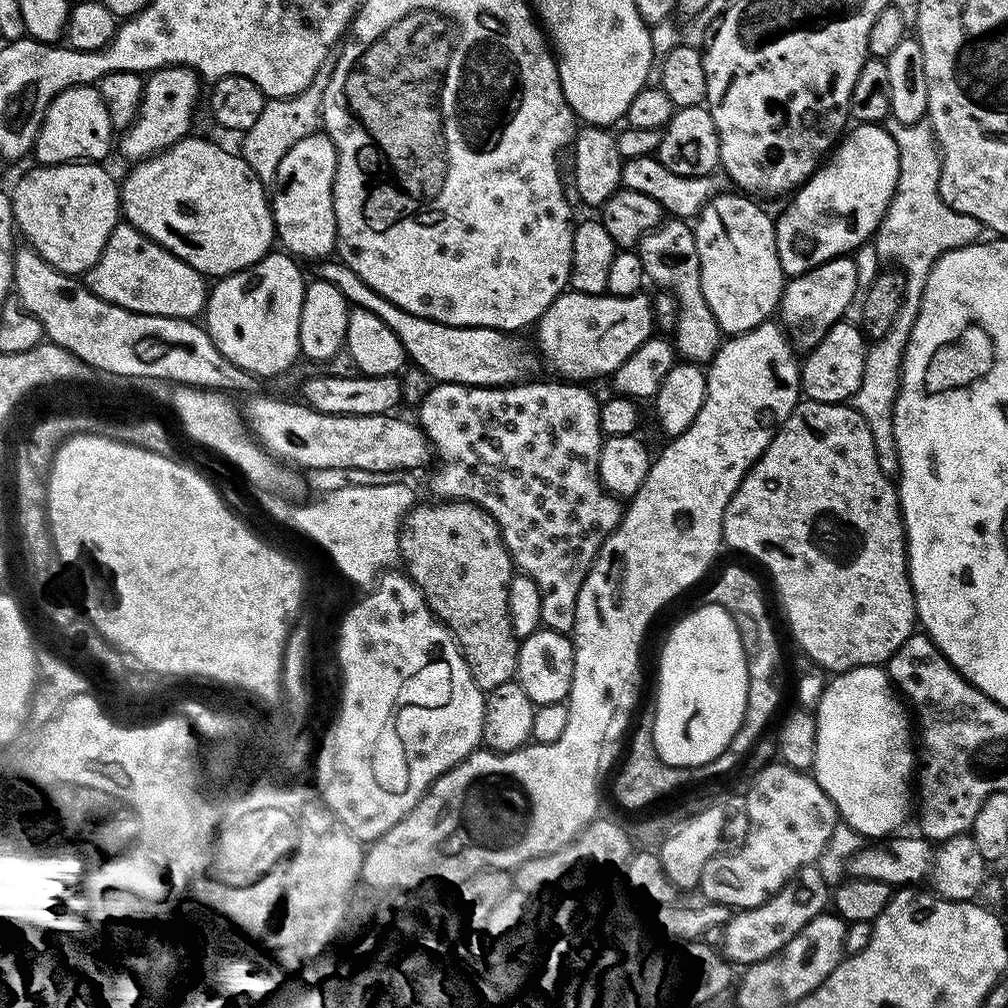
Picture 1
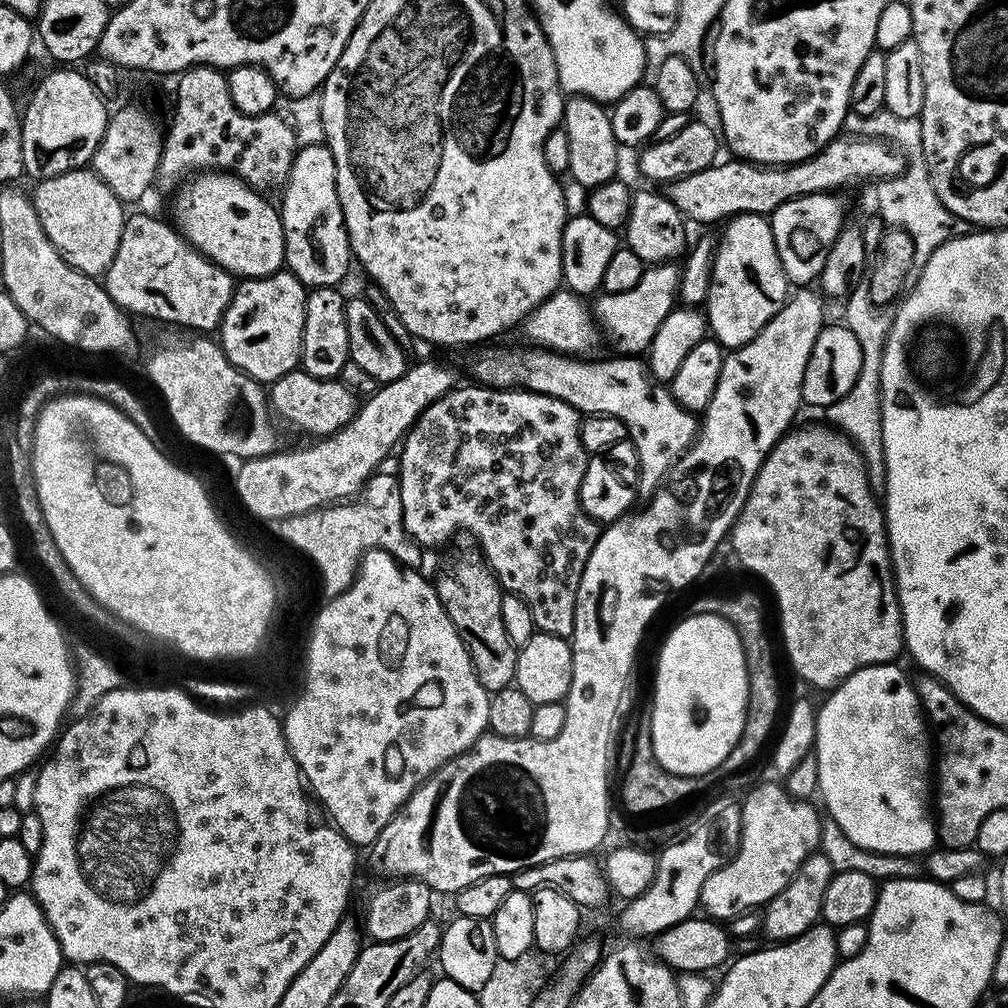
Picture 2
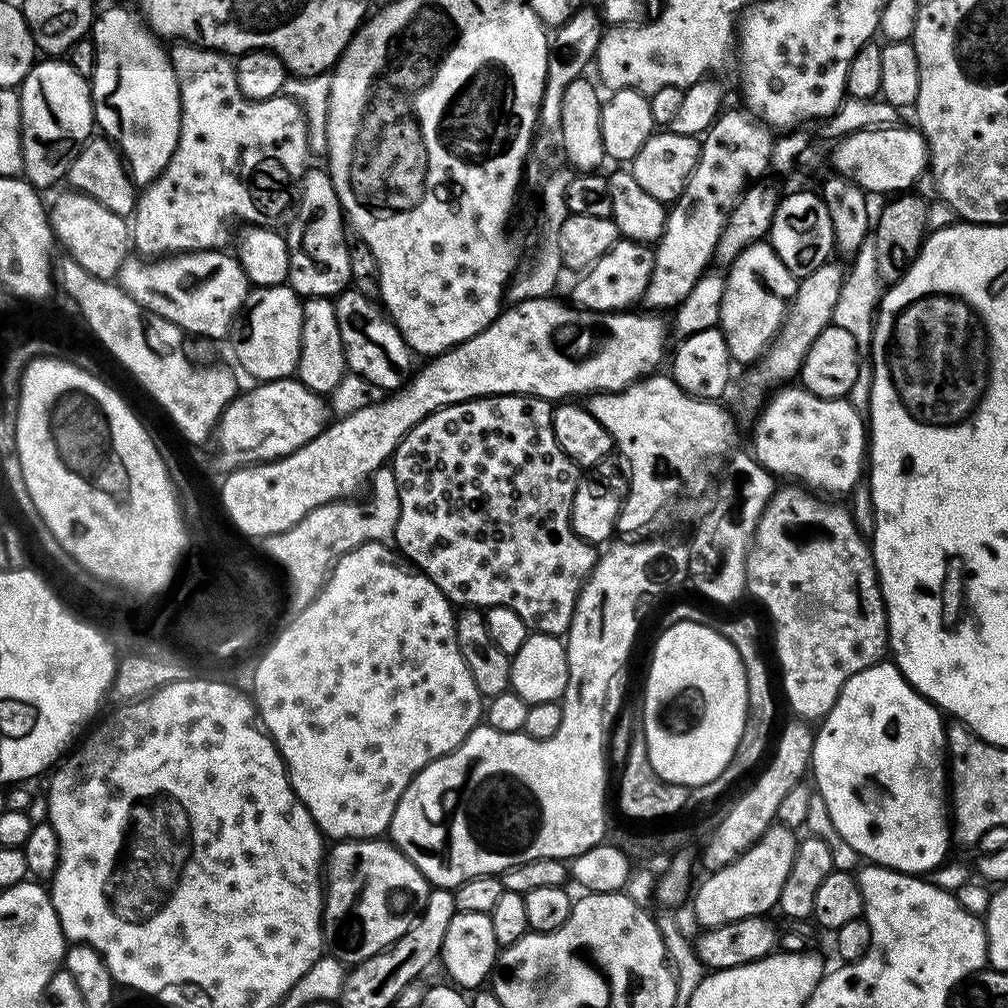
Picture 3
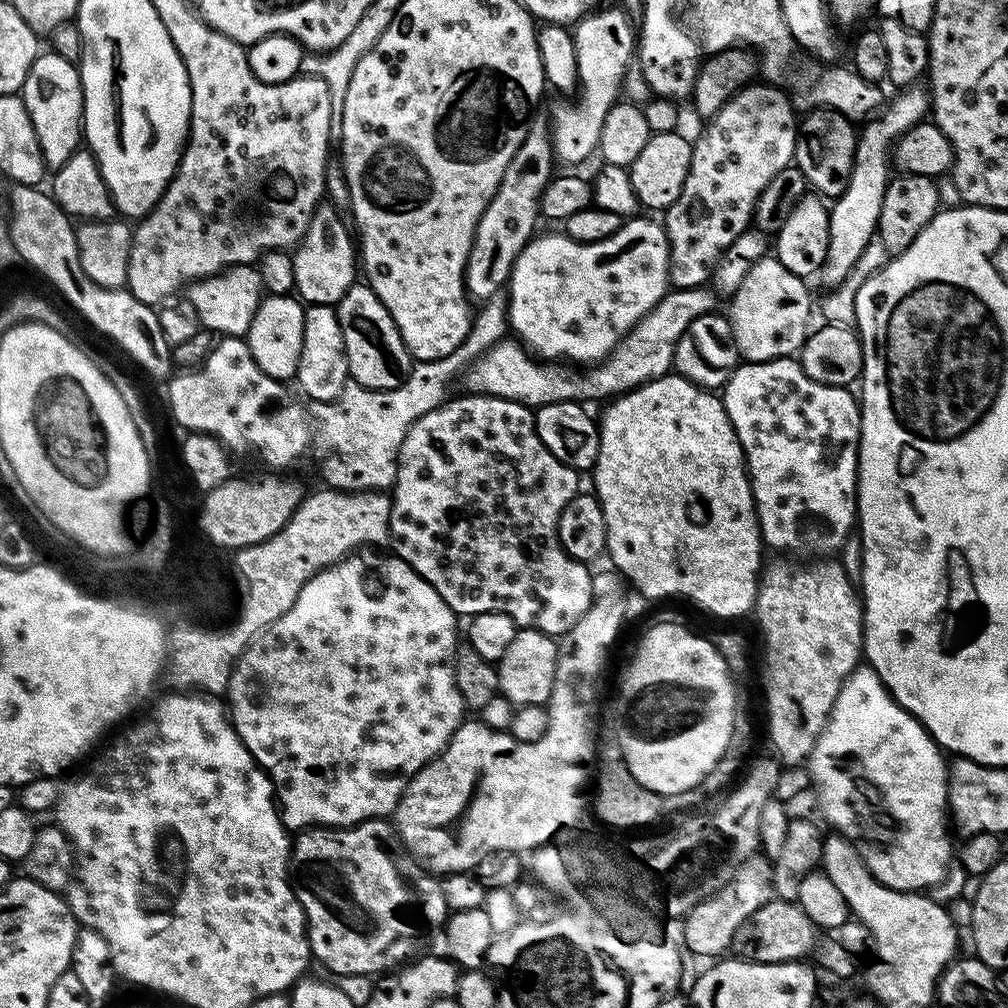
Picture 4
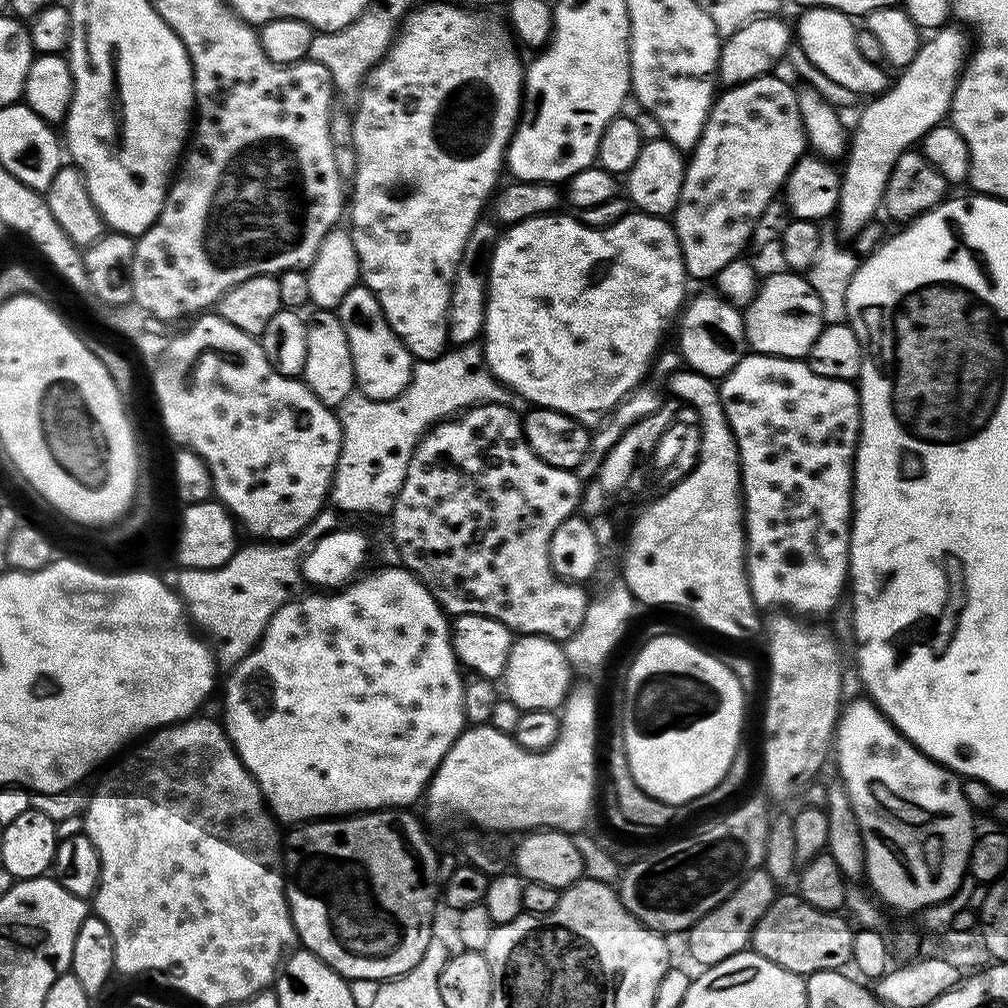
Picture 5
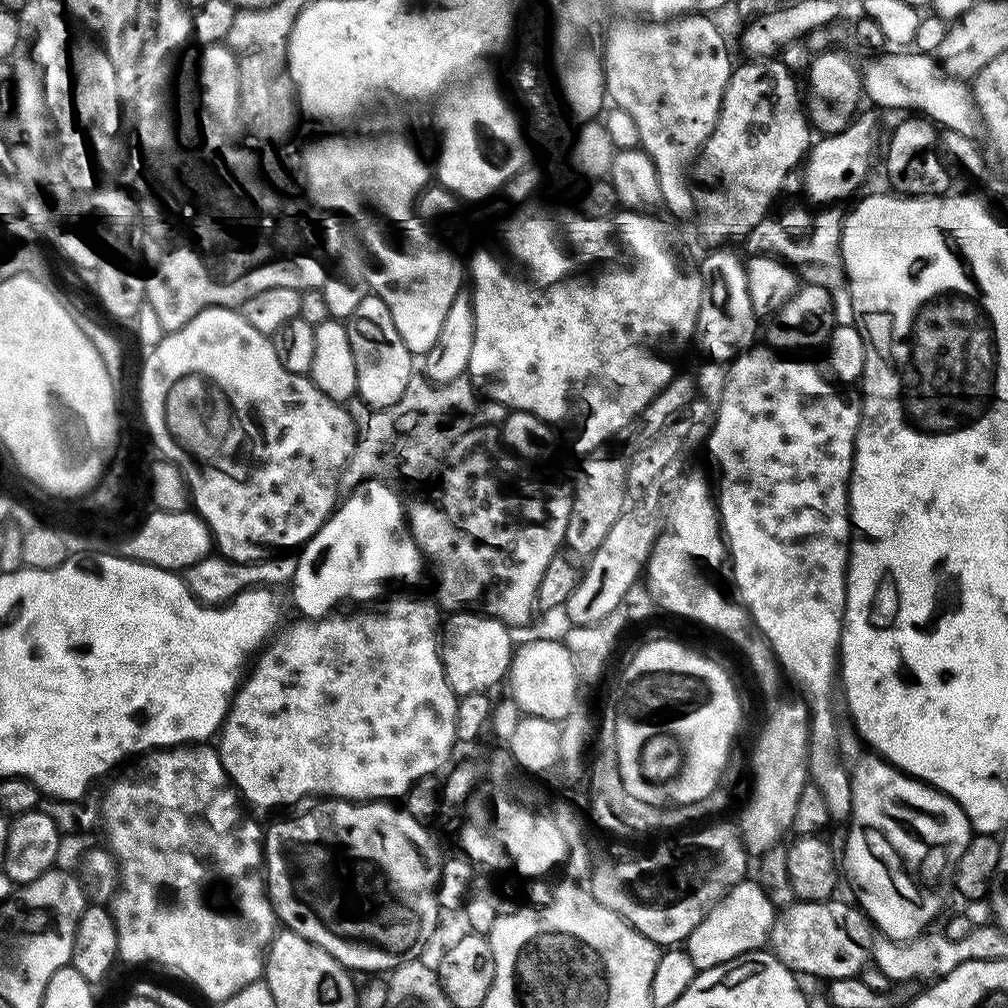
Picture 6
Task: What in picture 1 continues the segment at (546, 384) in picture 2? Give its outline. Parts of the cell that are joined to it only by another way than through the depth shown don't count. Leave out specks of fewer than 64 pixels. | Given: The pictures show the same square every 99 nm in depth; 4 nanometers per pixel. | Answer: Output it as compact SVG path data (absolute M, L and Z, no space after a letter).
M325 258L317 261L314 265L313 275L320 280L330 282L342 290L342 294L348 302L355 307L369 309L377 314L395 332L395 336L402 342L404 355L409 361L412 360L428 376L433 376L433 381L441 384L468 384L471 388L507 388L514 384L527 381L536 372L537 353L527 352L526 349L514 343L515 337L507 332L499 332L493 328L463 328L462 326L446 326L442 322L434 322L426 318L418 318L398 306L394 306L386 298L382 298L376 291L371 290L343 261Z

